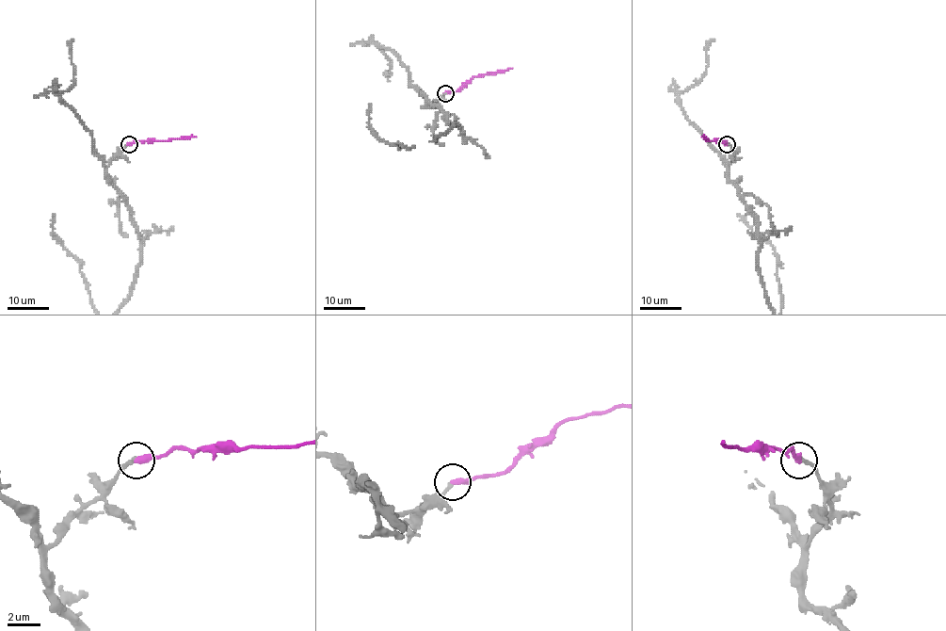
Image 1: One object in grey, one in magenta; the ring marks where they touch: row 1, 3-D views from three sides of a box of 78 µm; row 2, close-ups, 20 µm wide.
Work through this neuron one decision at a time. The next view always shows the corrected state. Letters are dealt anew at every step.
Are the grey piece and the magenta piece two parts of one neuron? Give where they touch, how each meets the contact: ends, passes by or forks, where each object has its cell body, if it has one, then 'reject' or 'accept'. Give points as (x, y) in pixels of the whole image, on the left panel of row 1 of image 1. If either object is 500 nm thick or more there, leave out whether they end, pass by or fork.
(129, 144) | grey ends | magenta ends | grey none | magenta none | accept

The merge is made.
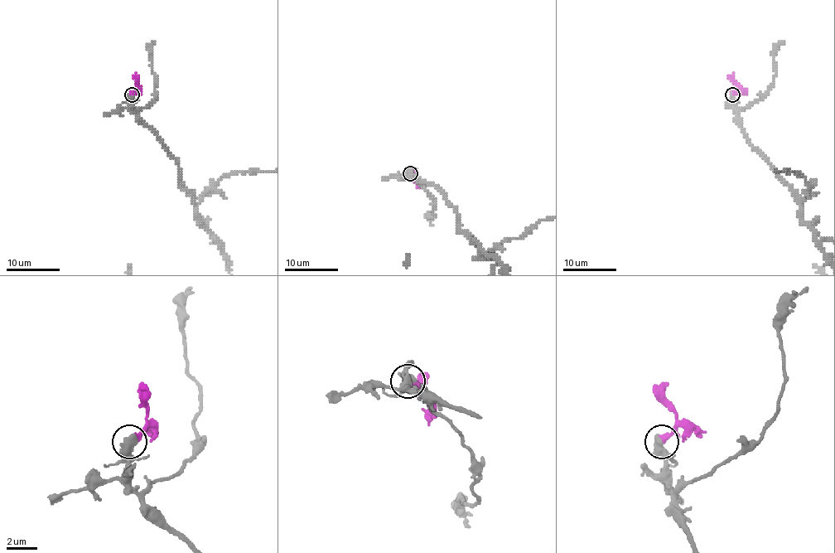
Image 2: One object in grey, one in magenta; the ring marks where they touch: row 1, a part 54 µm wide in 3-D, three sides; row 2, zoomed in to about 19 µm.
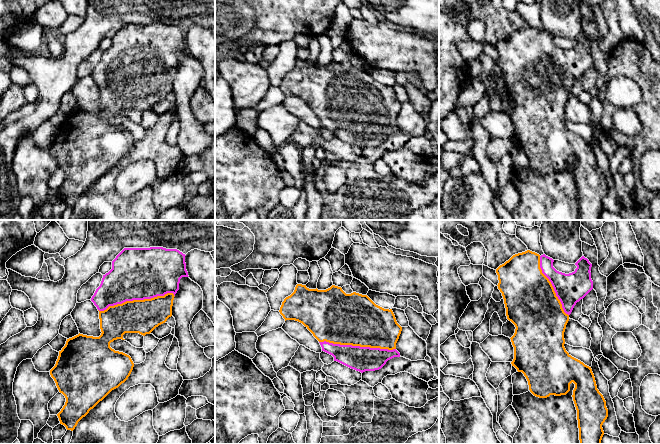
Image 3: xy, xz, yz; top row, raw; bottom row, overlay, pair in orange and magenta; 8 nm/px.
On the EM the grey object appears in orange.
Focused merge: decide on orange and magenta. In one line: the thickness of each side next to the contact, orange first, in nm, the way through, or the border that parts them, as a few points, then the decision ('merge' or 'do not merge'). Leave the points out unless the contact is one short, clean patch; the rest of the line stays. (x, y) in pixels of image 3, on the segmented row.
280/420 nm | merge

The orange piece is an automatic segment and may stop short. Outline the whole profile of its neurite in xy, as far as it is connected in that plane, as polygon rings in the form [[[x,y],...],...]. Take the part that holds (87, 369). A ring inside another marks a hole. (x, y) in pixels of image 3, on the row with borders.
[[[150,247],[150,248],[124,248],[112,261],[112,269],[103,275],[100,286],[96,289],[91,301],[99,310],[100,319],[100,329],[101,335],[99,337],[87,336],[83,334],[78,334],[72,338],[67,339],[65,346],[59,351],[59,356],[56,361],[55,366],[50,370],[50,375],[54,379],[56,386],[60,393],[62,393],[66,402],[61,411],[57,414],[60,424],[64,425],[67,430],[73,431],[77,426],[78,422],[85,417],[91,409],[93,409],[100,401],[102,401],[112,390],[118,388],[122,383],[124,383],[130,376],[134,363],[131,357],[123,352],[115,351],[110,347],[110,343],[117,339],[122,339],[125,333],[139,333],[143,336],[150,334],[156,327],[165,323],[169,317],[172,316],[172,306],[175,294],[179,290],[179,283],[182,277],[189,277],[186,270],[185,254],[177,249],[166,249],[163,247]]]

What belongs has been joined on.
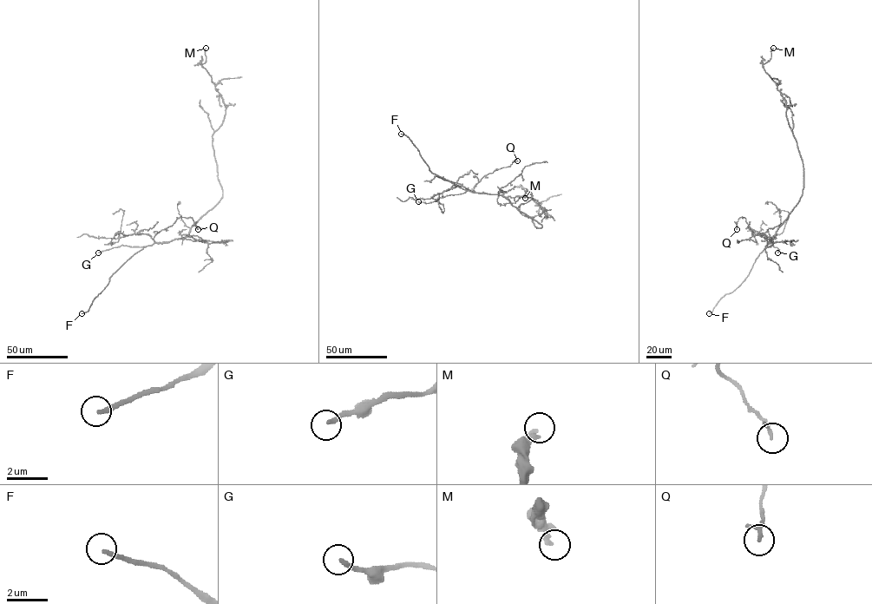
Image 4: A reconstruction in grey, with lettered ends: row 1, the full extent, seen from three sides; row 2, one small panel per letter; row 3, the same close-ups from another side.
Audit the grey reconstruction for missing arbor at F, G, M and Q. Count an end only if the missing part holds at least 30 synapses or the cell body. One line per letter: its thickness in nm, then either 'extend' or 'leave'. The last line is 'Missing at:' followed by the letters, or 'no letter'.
F: 220 nm thick; extend
G: 190 nm thick; leave
M: 220 nm thick; leave
Q: 170 nm thick; leave
Missing at: F

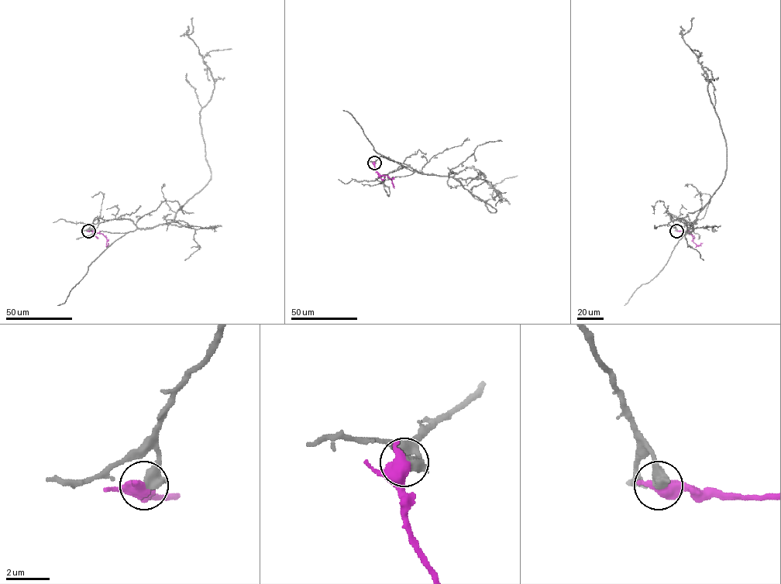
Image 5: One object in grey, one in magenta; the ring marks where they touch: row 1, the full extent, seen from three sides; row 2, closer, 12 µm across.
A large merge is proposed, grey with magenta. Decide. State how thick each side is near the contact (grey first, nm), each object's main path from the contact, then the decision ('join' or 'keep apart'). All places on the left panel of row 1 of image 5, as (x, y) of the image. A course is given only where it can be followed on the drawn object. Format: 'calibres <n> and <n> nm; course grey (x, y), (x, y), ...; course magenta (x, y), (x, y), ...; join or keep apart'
calibres 600 and 500 nm; course grey (88, 231), (98, 218), (139, 228), (170, 223), (210, 180), (200, 113), (215, 81), (188, 36), (192, 17); course magenta (88, 231), (101, 233), (106, 238), (107, 245), (108, 243); keep apart

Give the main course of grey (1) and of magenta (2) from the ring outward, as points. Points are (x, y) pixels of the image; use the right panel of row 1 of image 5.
1: (676, 231), (671, 218), (683, 219), (689, 228), (727, 166), (725, 141), (707, 76), (682, 36), (693, 17)
2: (676, 231), (688, 231), (697, 245), (703, 243)

